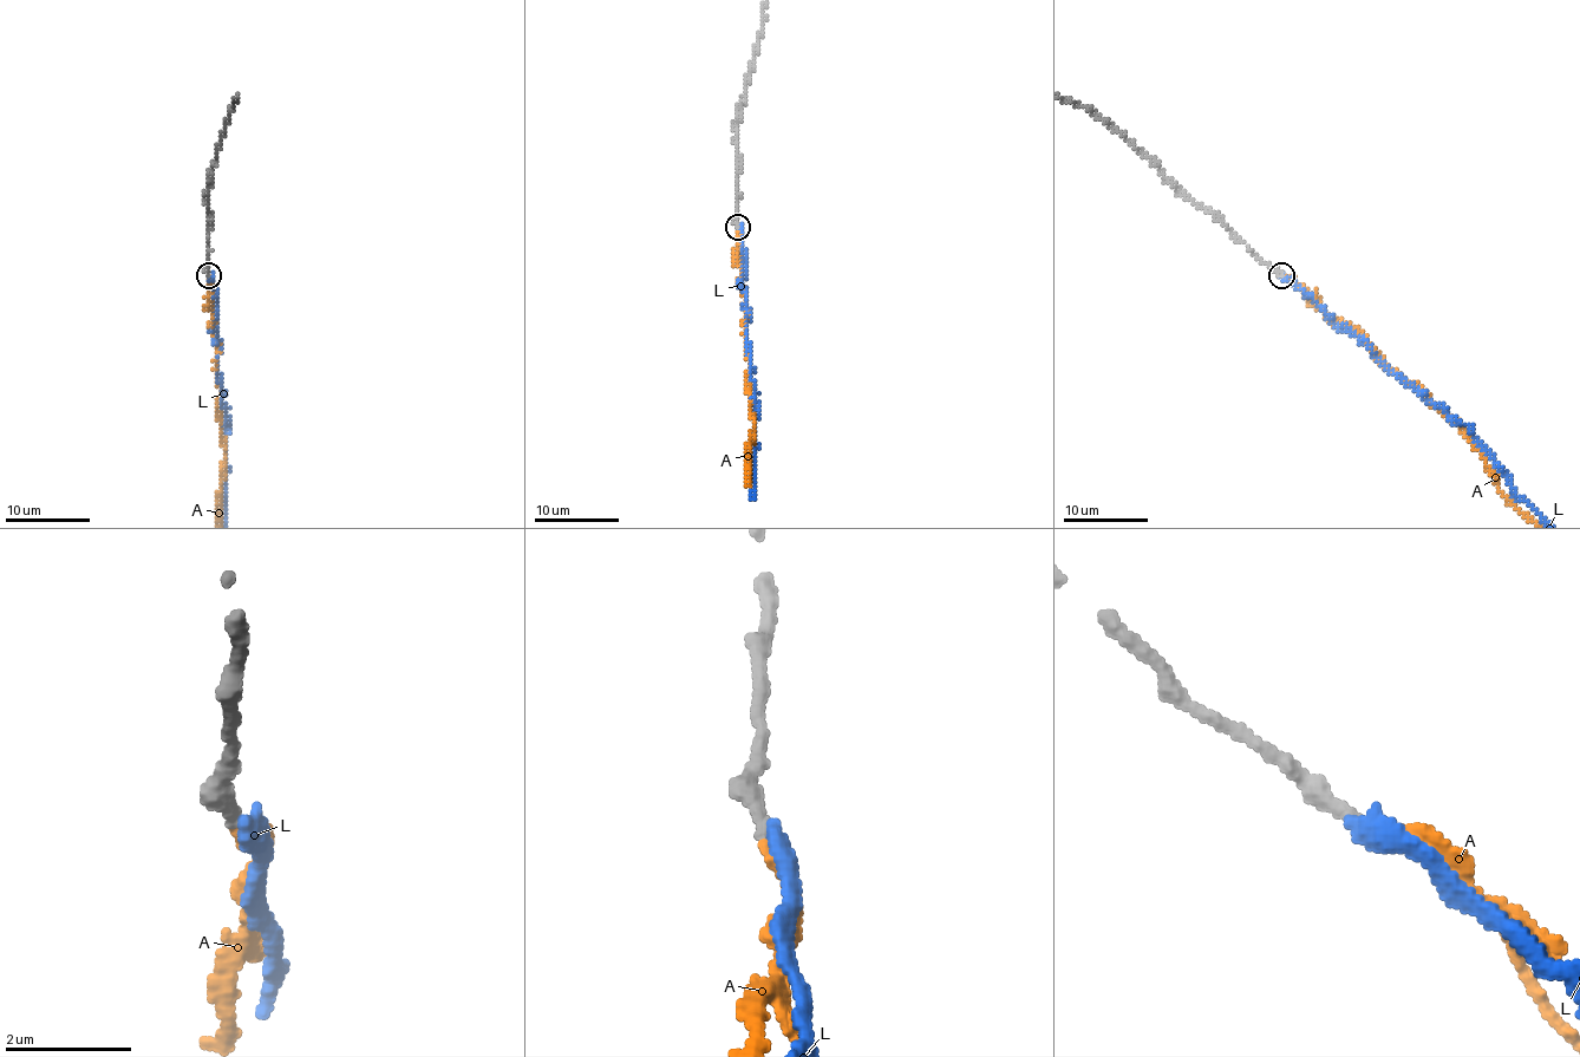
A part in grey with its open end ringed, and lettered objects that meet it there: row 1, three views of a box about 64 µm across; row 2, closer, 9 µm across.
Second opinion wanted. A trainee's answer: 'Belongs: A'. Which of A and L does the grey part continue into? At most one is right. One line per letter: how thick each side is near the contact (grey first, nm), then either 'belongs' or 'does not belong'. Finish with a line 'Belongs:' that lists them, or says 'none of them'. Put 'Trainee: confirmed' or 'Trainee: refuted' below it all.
A: calibres 240 and 200 nm; belongs
L: calibres 340 and 320 nm; does not belong
Belongs: A
Trainee: confirmed

